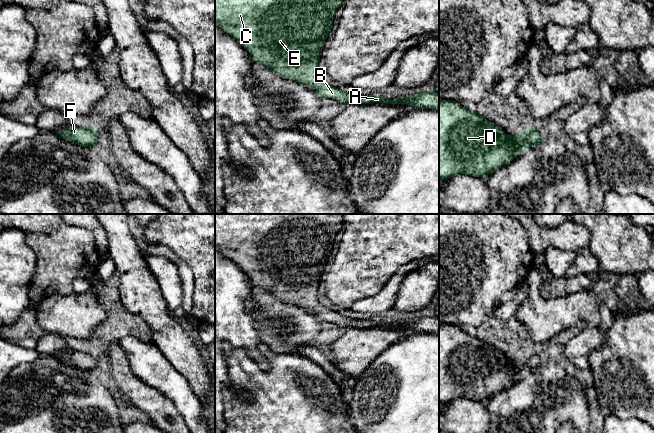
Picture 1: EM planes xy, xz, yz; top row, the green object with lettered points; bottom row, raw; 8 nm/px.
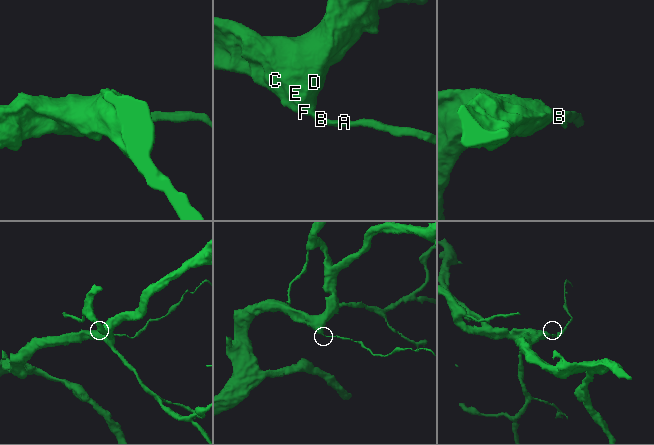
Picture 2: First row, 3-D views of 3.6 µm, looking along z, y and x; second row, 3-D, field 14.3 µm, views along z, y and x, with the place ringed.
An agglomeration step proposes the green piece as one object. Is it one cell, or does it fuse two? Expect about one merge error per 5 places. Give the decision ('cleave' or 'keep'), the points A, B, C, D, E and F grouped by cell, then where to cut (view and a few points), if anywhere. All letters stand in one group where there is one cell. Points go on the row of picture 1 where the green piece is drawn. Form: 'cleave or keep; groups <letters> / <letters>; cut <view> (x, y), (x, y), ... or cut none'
keep; groups A B C D E F; cut none

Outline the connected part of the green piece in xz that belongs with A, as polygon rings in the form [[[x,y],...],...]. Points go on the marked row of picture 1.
[[[215,0],[215,23],[251,54],[253,61],[271,68],[275,74],[312,86],[320,97],[348,104],[407,104],[415,108],[438,109],[437,92],[416,93],[408,97],[385,100],[379,94],[355,96],[342,92],[319,78],[320,54],[333,27],[337,9],[343,0]]]

